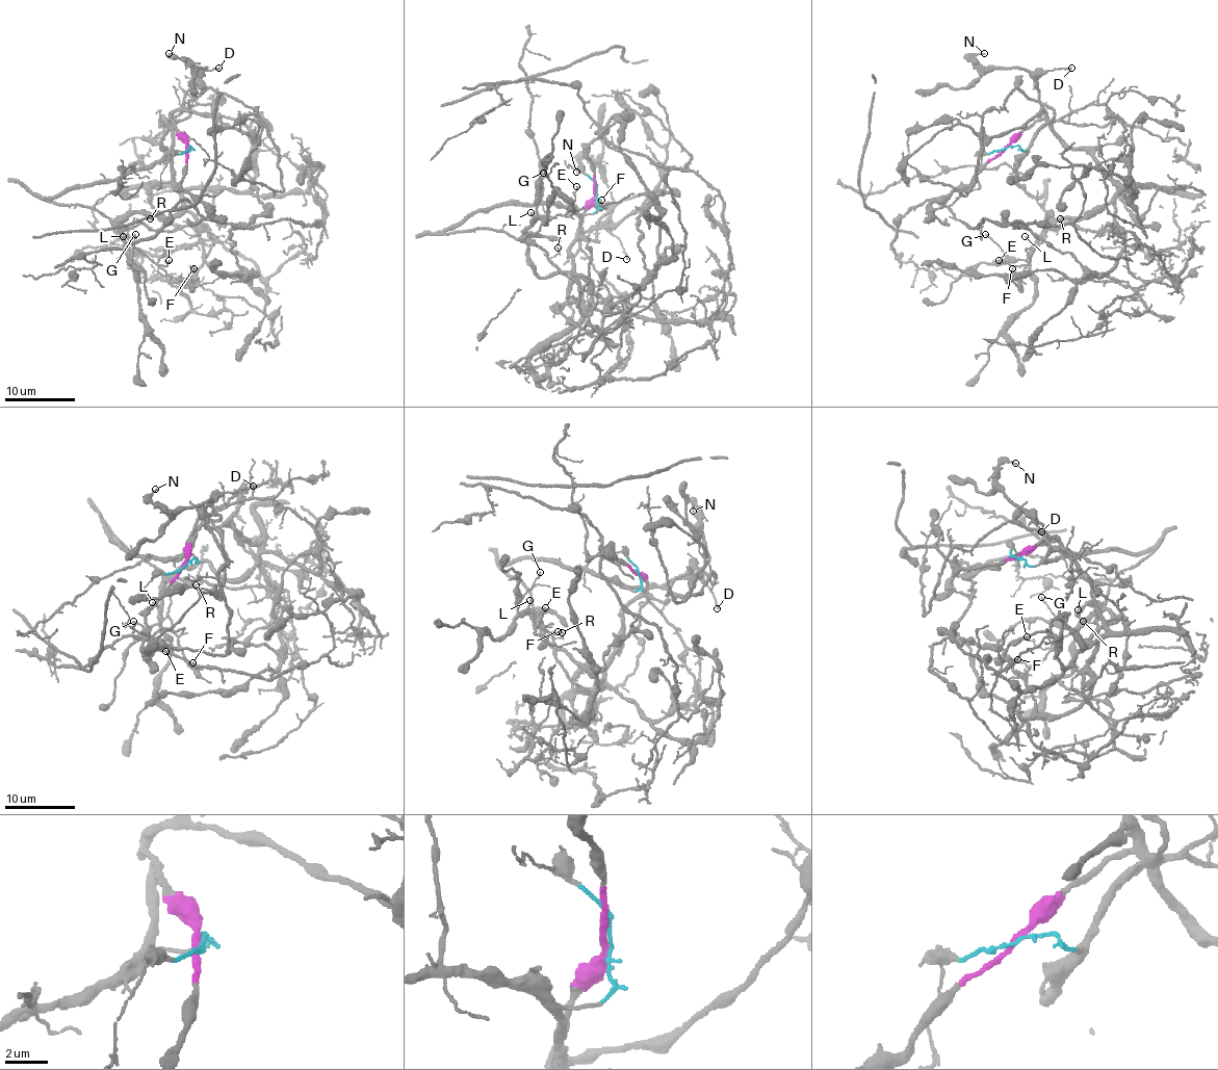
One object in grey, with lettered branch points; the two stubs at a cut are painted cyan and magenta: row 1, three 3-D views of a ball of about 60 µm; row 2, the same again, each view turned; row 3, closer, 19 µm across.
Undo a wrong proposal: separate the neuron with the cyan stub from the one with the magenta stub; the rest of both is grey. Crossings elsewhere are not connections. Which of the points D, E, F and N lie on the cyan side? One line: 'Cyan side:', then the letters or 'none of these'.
Cyan side: E, F

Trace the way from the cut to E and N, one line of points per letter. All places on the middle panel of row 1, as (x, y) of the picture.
E: (595, 192), (592, 213), (496, 205), (471, 212), (454, 230), (502, 230), (524, 238), (566, 213), (576, 186)
N: (595, 192), (578, 231), (599, 226), (613, 210), (613, 197), (605, 175), (587, 158), (576, 172)

